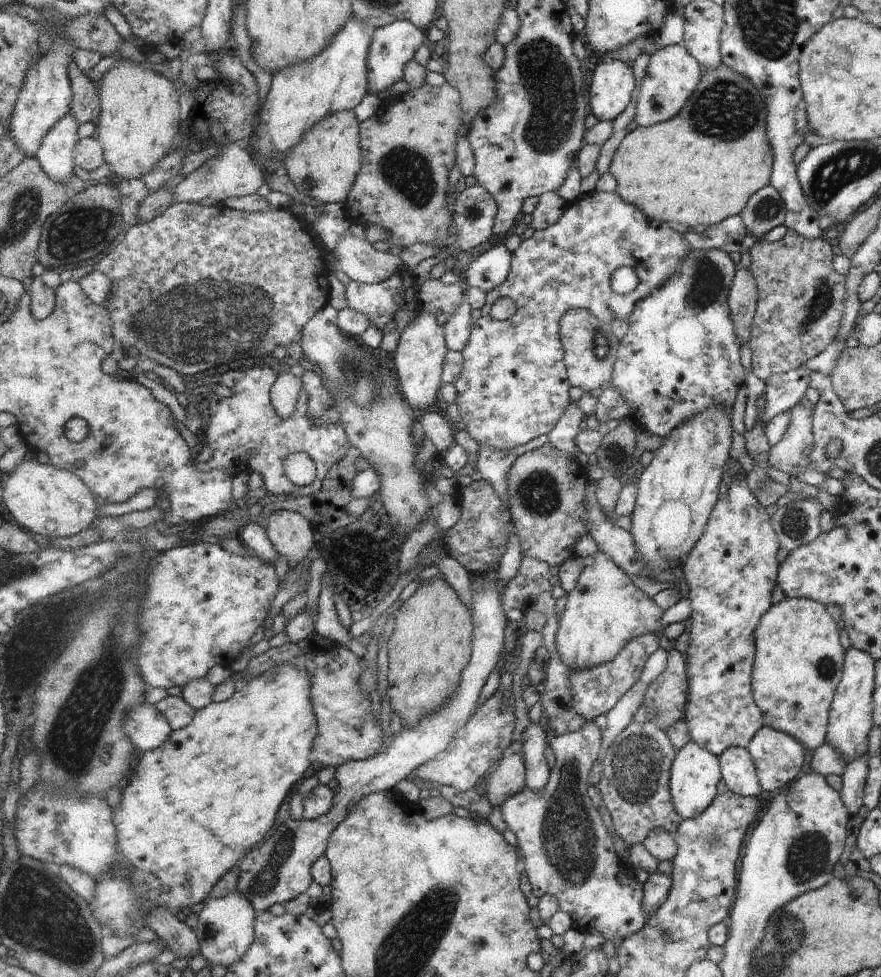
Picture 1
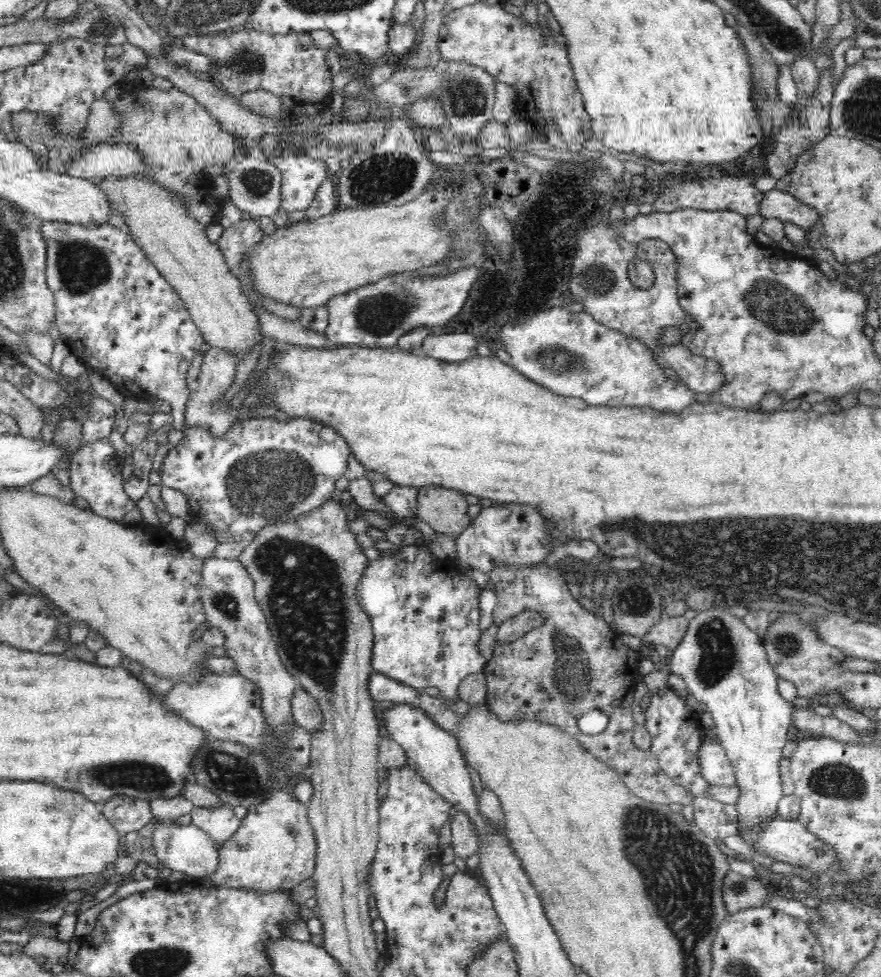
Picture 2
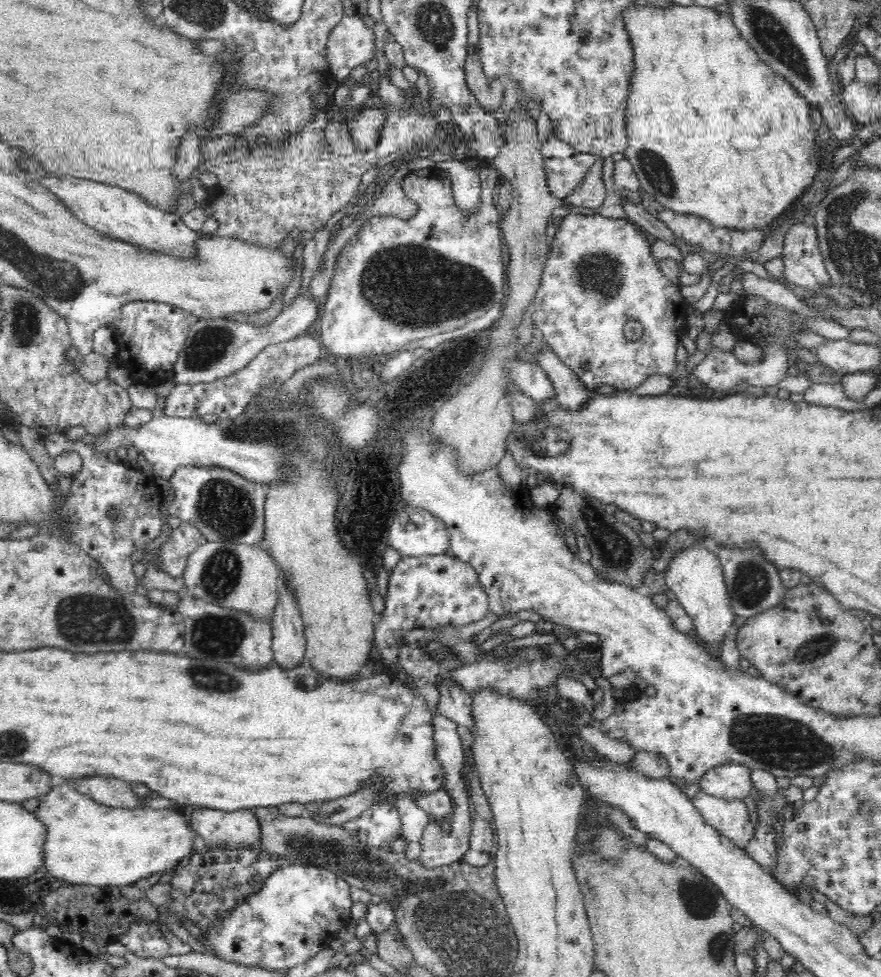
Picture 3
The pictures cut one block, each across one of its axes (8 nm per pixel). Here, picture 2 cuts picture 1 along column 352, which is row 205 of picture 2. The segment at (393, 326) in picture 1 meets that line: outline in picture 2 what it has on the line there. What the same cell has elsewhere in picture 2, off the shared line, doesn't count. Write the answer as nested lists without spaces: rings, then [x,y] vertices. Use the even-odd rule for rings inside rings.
[[[298,149],[274,158],[281,170],[281,208],[287,213],[306,211],[321,182],[327,177],[322,159],[311,159]]]

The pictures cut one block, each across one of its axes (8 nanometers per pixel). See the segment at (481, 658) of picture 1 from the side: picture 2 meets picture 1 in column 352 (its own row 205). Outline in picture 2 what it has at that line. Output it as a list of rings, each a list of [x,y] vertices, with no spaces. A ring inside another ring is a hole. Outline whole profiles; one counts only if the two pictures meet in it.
[[[776,189],[764,192],[760,214],[764,218],[778,218],[800,226],[806,234],[820,222],[818,209],[800,202],[787,191]]]

